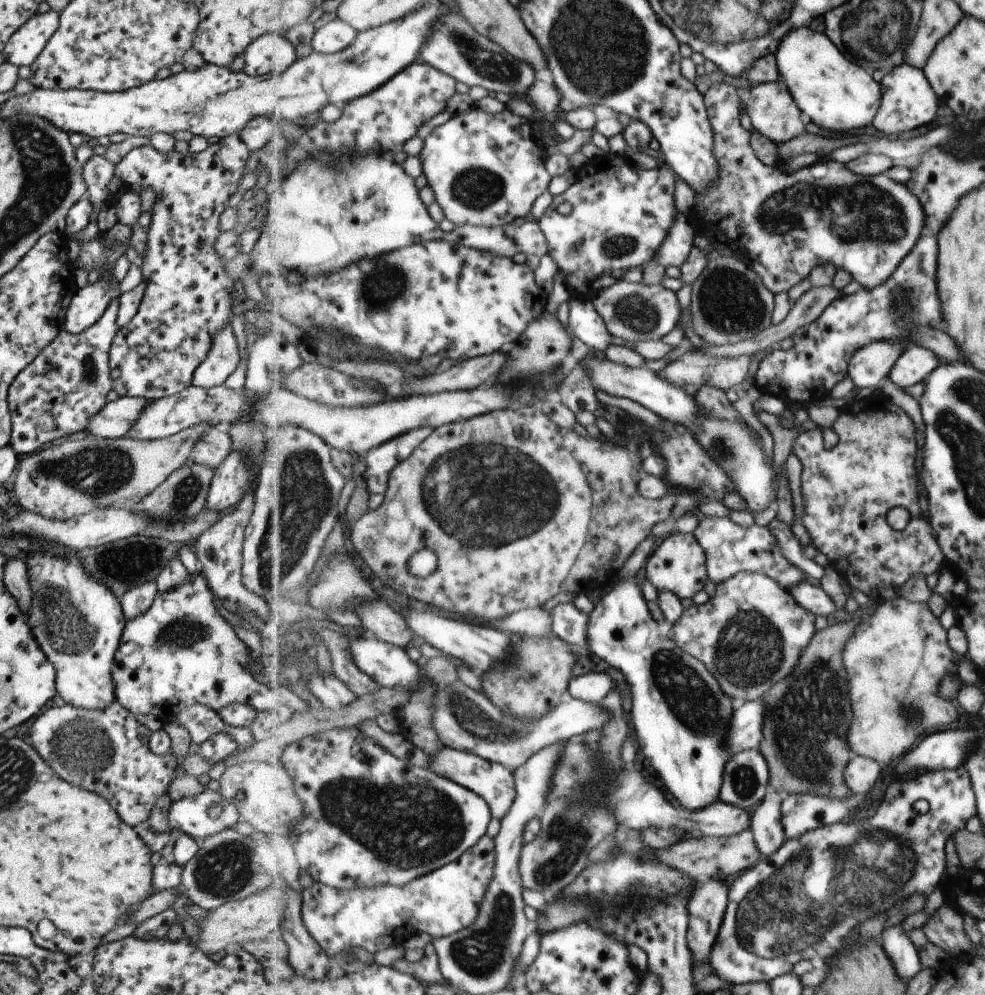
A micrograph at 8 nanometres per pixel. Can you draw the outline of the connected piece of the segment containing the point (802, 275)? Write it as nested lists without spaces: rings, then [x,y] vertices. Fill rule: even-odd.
[[[725,82],[711,85],[710,89],[704,95],[707,114],[710,116],[711,126],[715,132],[715,155],[718,156],[719,163],[722,164],[722,173],[721,176],[719,176],[719,182],[713,186],[713,190],[694,196],[694,210],[701,216],[711,218],[711,222],[714,224],[719,224],[719,232],[723,233],[727,233],[725,231],[725,212],[727,212],[727,229],[730,232],[729,239],[735,240],[737,243],[736,246],[746,258],[749,266],[763,278],[767,288],[773,292],[773,295],[781,294],[781,292],[789,292],[793,286],[799,284],[802,280],[808,279],[811,272],[813,272],[817,266],[827,264],[833,264],[837,269],[849,271],[849,274],[854,276],[854,280],[862,287],[867,288],[867,290],[873,290],[873,288],[885,284],[885,282],[893,276],[895,270],[898,270],[899,266],[906,261],[907,254],[910,254],[911,250],[915,249],[915,244],[919,242],[919,236],[923,235],[923,228],[925,228],[927,216],[925,216],[925,210],[923,210],[923,204],[921,200],[919,200],[919,196],[915,194],[914,191],[909,191],[909,186],[895,182],[889,174],[877,174],[876,176],[855,174],[854,171],[849,170],[849,168],[845,166],[845,163],[835,162],[835,160],[830,157],[828,159],[819,159],[819,161],[813,165],[799,169],[792,174],[781,172],[775,165],[767,166],[767,164],[763,164],[758,158],[757,150],[753,150],[753,146],[751,146],[751,127],[747,122],[744,110],[741,108],[741,101],[744,101],[745,97],[746,95],[741,90],[735,88],[735,86],[729,86],[729,84],[725,84]],[[849,244],[861,244],[861,248],[867,246],[867,248],[871,250],[871,254],[877,254],[877,256],[879,256],[877,262],[873,262],[873,264],[843,264],[839,258],[843,258],[843,254],[849,254]]]

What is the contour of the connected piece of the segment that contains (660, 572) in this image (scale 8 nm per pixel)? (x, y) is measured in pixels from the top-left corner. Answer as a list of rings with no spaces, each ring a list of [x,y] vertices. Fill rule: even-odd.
[[[673,531],[657,541],[644,563],[641,576],[648,580],[658,593],[673,592],[675,596],[679,596],[679,599],[692,599],[697,592],[705,588],[709,579],[706,551],[694,533],[681,534]]]

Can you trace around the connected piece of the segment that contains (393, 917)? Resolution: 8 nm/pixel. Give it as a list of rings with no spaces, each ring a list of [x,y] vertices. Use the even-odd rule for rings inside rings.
[[[486,836],[459,861],[451,862],[407,886],[339,890],[308,880],[301,894],[302,918],[310,934],[331,958],[349,948],[365,948],[375,955],[400,945],[405,936],[413,936],[417,932],[426,932],[434,939],[449,937],[469,928],[479,917],[482,903],[494,881],[497,862],[495,839]]]

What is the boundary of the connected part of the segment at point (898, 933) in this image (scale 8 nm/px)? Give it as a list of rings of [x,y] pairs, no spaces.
[[[893,926],[887,928],[885,934],[885,950],[887,954],[891,954],[891,960],[895,962],[895,968],[899,970],[899,974],[905,978],[913,978],[923,970],[923,962],[919,950],[907,932],[903,930],[903,926]]]

